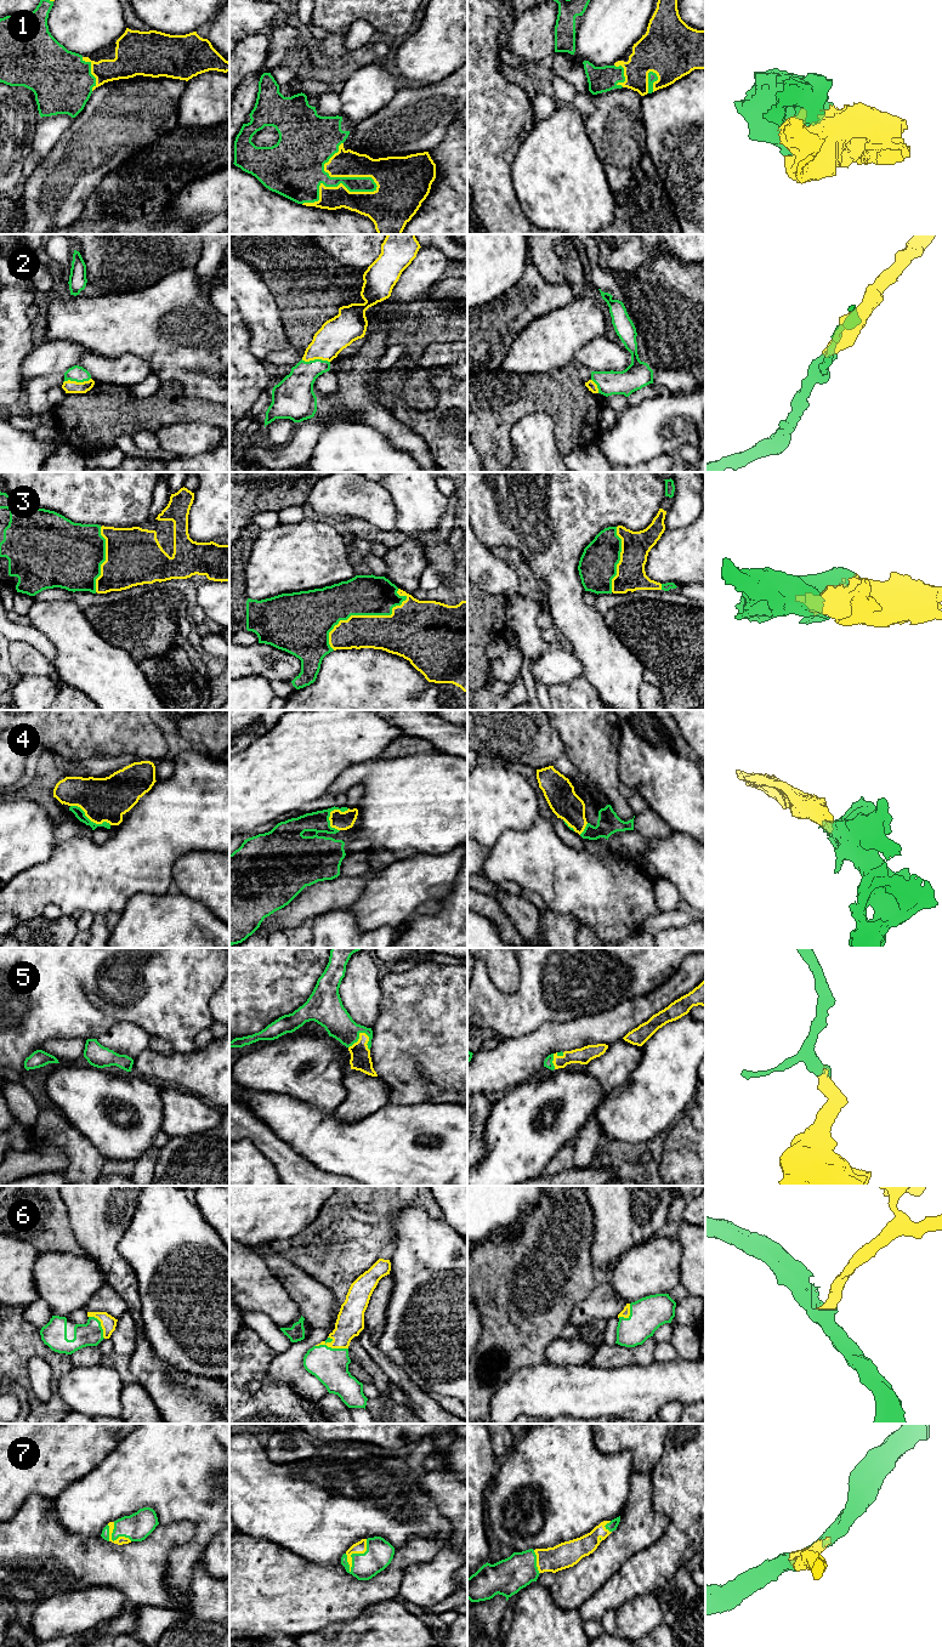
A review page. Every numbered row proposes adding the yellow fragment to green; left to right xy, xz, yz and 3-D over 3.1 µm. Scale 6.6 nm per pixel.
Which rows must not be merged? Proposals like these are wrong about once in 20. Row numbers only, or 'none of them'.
none of them

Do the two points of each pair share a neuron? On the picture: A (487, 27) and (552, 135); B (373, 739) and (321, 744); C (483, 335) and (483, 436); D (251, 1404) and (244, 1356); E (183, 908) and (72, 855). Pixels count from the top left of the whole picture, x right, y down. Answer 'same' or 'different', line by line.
A: different
B: same
C: different
D: same
E: different

